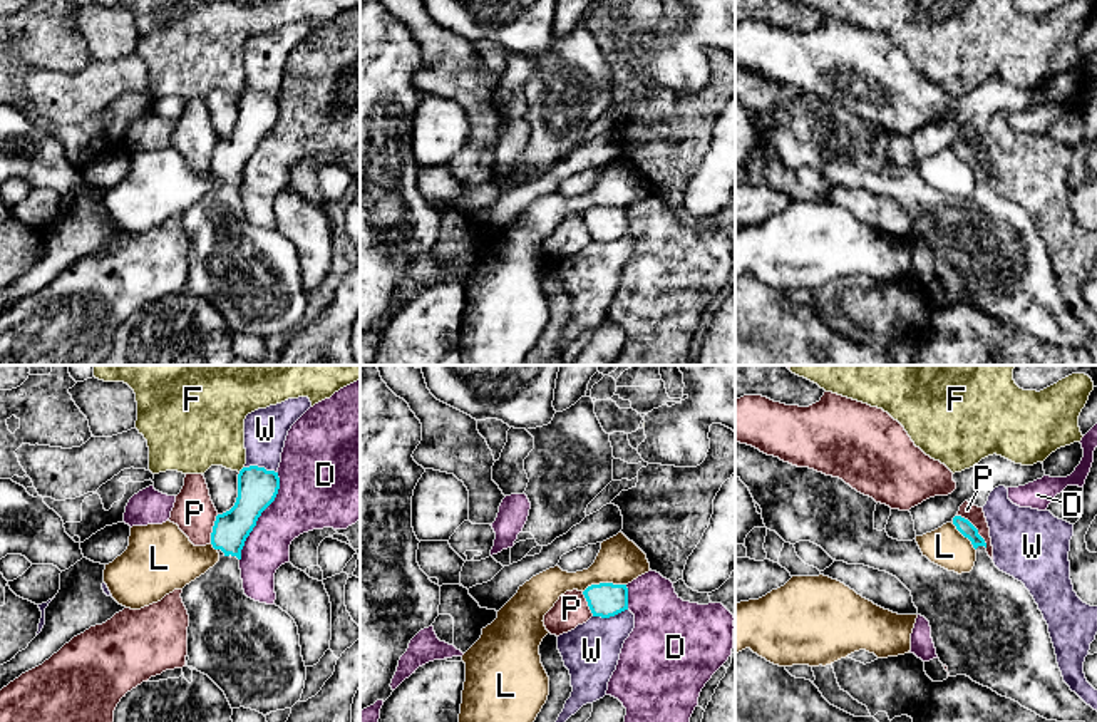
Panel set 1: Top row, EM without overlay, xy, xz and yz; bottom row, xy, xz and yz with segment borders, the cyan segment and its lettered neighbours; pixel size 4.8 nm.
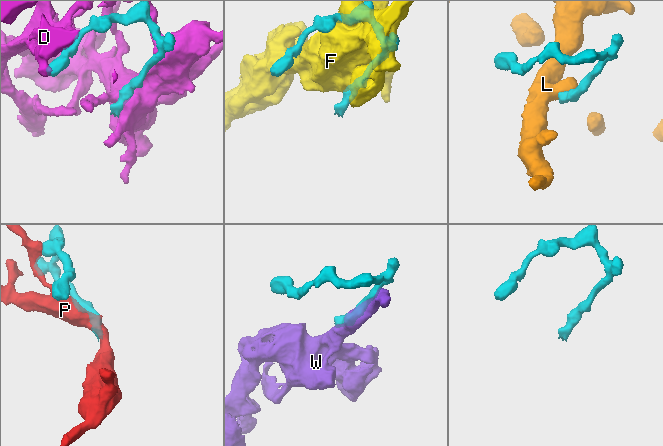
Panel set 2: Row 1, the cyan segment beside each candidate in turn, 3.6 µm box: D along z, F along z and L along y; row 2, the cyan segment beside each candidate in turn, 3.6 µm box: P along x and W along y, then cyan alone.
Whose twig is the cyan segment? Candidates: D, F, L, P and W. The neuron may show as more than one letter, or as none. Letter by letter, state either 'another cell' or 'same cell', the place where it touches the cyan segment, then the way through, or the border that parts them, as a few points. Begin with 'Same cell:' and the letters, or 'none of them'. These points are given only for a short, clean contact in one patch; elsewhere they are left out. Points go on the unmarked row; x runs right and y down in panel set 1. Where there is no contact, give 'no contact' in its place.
Same cell: none of them
D: another cell; contact xy (260, 139)
F: another cell; contact xy (242, 94)
L: another cell; contact xz (603, 208); border xz (625, 208), (592, 208), (583, 216)
P: another cell; contact yz (975, 153)
W: another cell; contact xz (610, 240)

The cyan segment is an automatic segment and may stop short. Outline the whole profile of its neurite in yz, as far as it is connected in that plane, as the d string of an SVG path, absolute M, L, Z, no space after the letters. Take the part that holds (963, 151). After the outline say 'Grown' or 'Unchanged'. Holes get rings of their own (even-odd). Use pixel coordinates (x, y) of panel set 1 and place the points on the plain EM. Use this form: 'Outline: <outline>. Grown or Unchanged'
Outline: M735 67L735 101L760 131L765 152L785 168L811 166L836 186L864 189L896 201L911 216L918 240L930 246L936 280L948 291L950 302L966 300L1047 345L1085 347L1097 362L1097 335L1064 307L1038 229L1022 206L995 191L985 164L968 144L955 141L953 149L971 166L976 186L970 198L958 199L931 188L916 164L898 166L886 154L878 156L878 127L839 102L792 90L740 67Z. Grown

